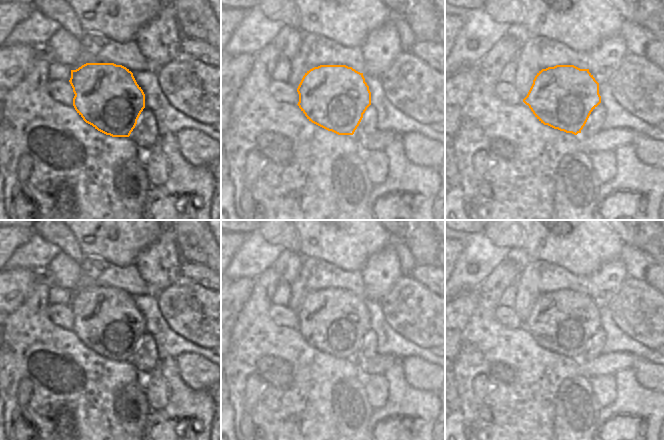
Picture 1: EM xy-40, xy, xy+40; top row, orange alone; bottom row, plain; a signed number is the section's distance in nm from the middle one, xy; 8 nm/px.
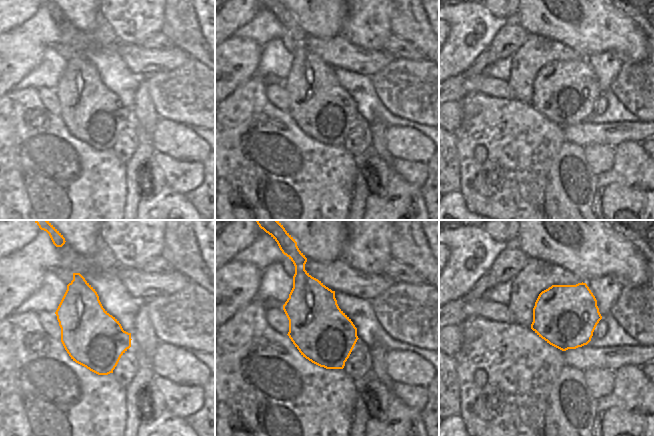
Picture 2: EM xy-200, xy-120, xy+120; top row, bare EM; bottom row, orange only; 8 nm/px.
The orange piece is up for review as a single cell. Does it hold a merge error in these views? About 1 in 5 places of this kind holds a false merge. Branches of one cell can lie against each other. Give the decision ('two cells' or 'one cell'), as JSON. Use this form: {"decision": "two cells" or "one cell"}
{"decision": "one cell"}

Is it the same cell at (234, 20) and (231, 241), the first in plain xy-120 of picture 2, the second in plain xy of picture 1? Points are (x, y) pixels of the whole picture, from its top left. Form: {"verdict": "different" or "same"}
{"verdict": "same"}

